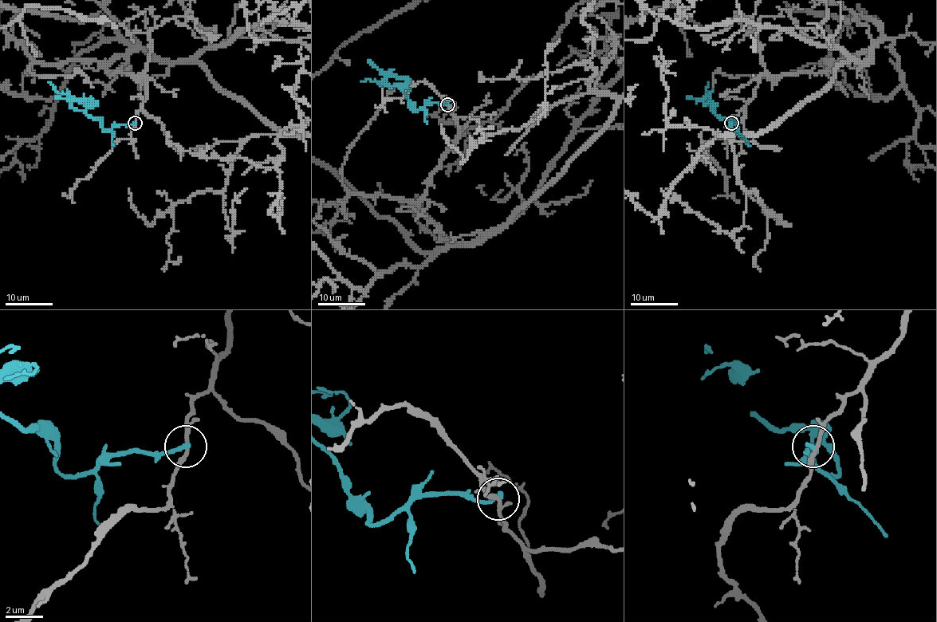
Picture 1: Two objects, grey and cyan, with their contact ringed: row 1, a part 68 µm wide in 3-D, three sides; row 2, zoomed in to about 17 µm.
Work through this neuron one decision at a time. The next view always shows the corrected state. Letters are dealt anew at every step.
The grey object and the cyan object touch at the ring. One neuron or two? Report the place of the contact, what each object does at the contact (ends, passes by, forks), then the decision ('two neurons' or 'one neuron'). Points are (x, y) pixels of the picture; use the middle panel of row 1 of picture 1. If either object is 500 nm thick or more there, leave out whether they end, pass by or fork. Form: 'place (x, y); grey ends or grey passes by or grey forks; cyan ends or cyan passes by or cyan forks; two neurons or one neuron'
place (447, 104); grey passes by; cyan ends; two neurons

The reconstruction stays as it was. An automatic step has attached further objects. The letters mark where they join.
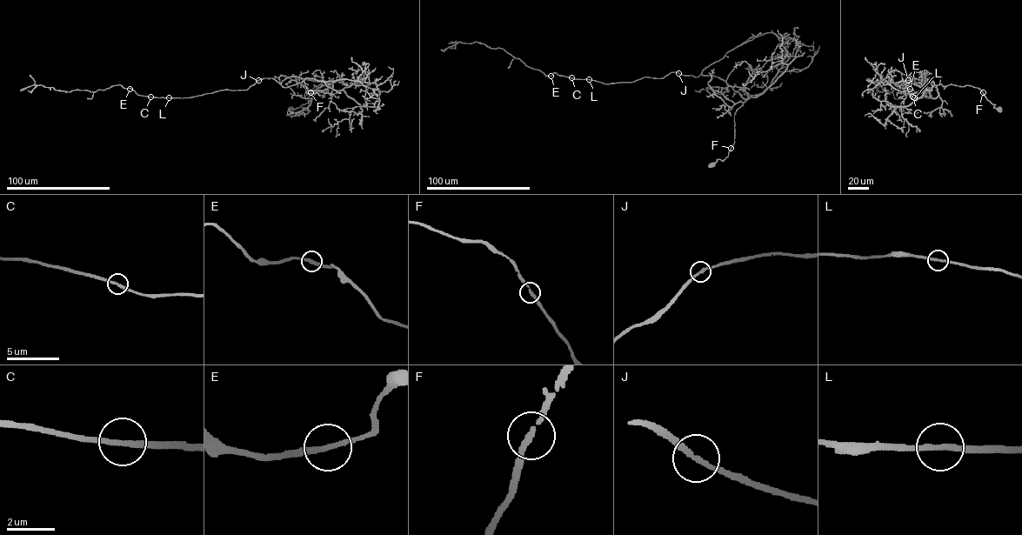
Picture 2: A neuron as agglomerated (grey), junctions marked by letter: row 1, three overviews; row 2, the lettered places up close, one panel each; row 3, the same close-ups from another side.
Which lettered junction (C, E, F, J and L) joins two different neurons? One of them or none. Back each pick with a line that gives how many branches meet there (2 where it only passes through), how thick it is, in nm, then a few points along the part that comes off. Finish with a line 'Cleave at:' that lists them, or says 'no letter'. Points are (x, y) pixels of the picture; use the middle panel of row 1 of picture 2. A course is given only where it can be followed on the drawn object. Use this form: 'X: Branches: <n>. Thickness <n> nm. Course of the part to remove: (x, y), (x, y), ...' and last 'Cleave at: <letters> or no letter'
Cleave at: no letter

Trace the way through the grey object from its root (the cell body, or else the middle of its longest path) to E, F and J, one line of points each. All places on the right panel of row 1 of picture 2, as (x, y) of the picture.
E: (999, 110), (971, 86), (934, 85), (910, 76), (907, 86), (918, 97), (908, 93), (910, 89)
F: (999, 110), (982, 92)
J: (999, 110), (978, 88), (934, 85), (931, 81), (911, 76), (909, 83), (911, 79), (908, 80)

